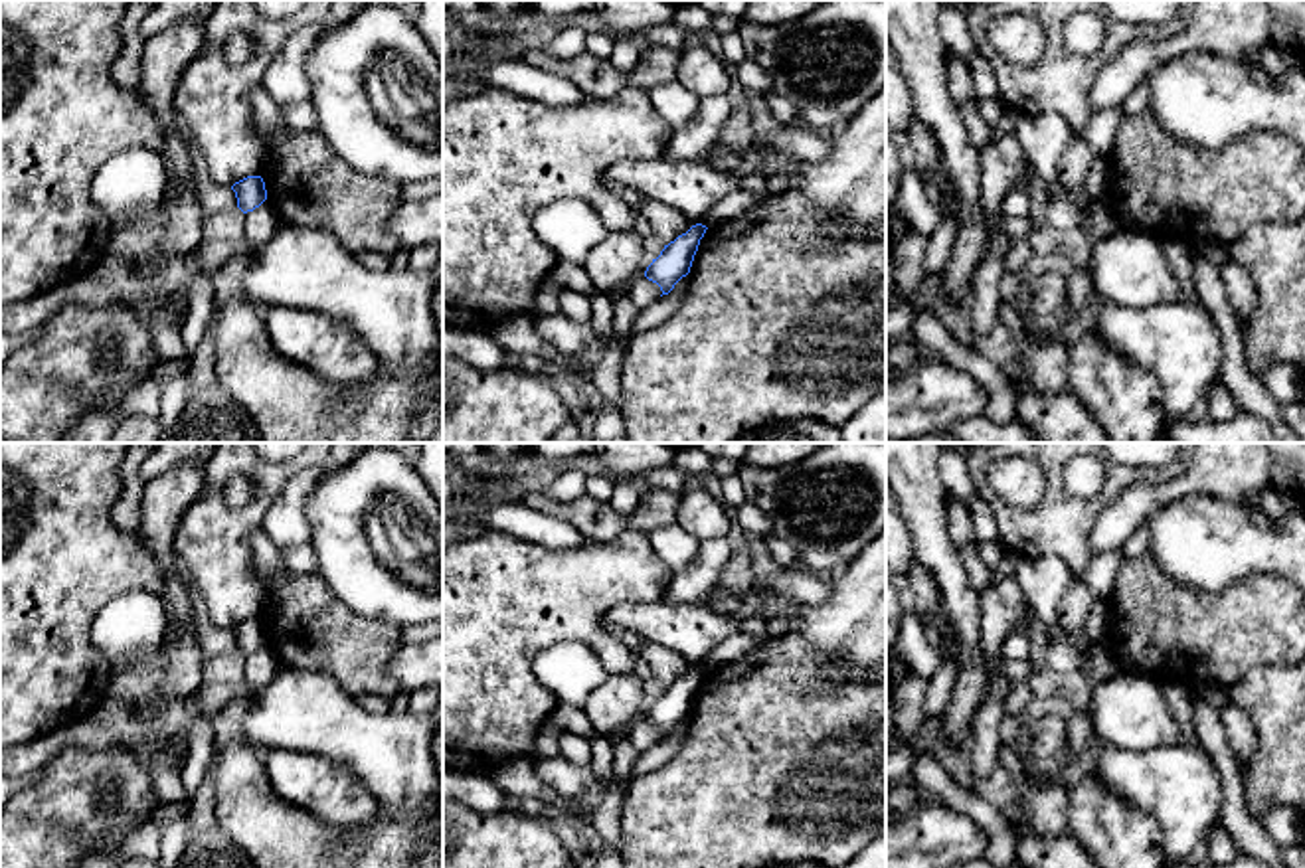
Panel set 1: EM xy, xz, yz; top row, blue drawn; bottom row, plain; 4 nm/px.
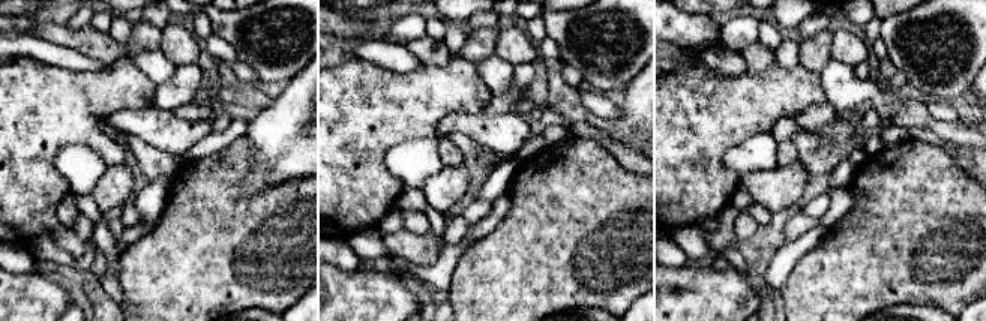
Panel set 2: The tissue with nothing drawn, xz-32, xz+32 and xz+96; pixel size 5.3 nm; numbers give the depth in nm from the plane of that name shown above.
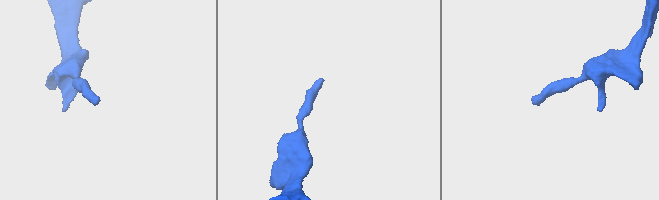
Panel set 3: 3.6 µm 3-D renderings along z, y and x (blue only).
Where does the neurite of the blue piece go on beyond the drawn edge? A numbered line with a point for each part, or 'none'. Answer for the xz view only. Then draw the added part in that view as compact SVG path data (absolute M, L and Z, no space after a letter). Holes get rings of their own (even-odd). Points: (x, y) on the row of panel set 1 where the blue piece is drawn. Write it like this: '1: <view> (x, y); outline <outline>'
none

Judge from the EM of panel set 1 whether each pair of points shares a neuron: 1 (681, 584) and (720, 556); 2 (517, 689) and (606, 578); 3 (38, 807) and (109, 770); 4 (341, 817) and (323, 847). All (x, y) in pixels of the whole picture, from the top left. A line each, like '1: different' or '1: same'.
1: same
2: same
3: same
4: different

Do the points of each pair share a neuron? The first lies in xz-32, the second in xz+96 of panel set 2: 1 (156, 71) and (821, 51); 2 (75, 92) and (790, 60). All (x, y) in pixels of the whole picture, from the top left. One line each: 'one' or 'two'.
1: two
2: two

